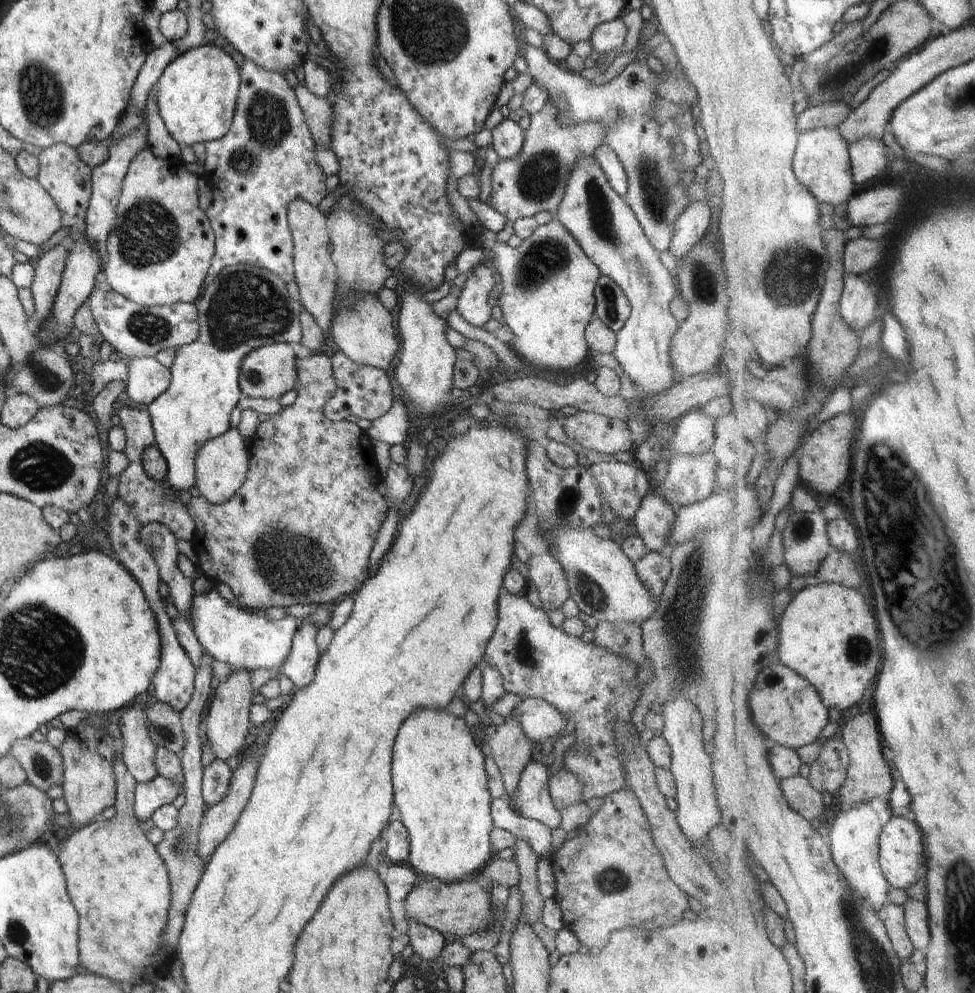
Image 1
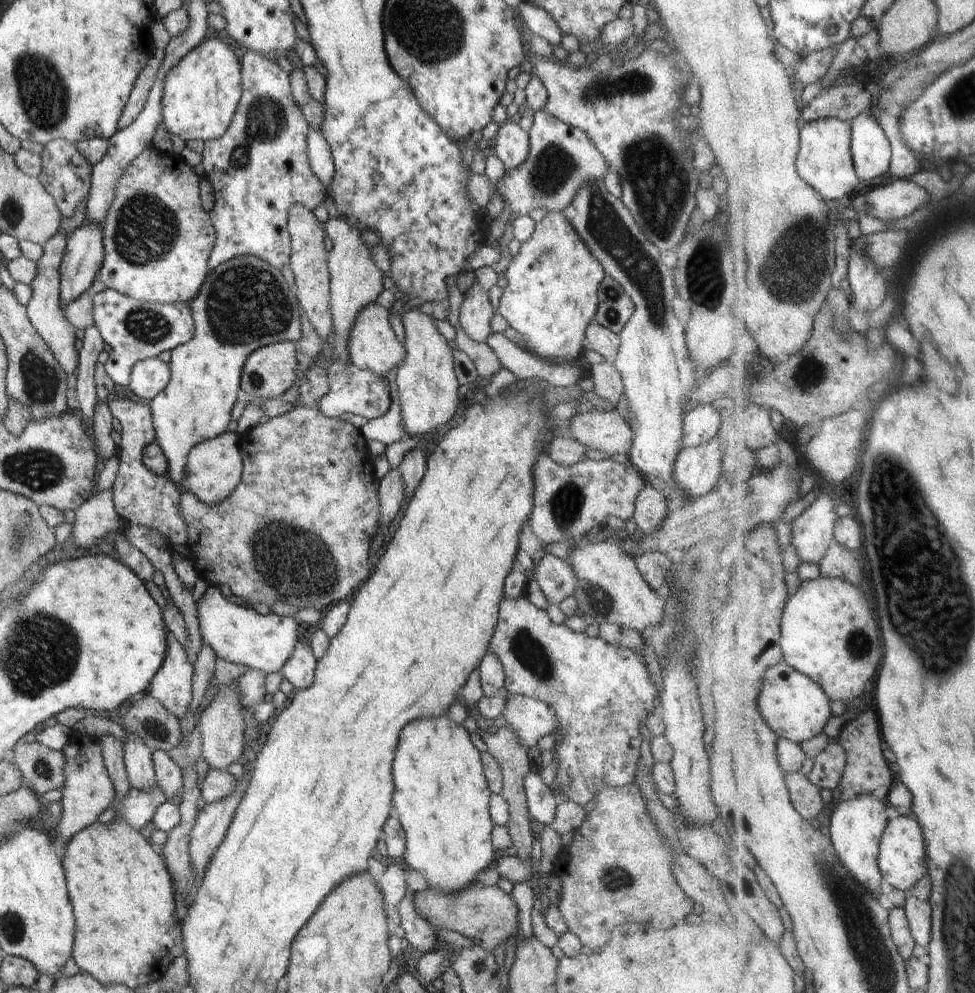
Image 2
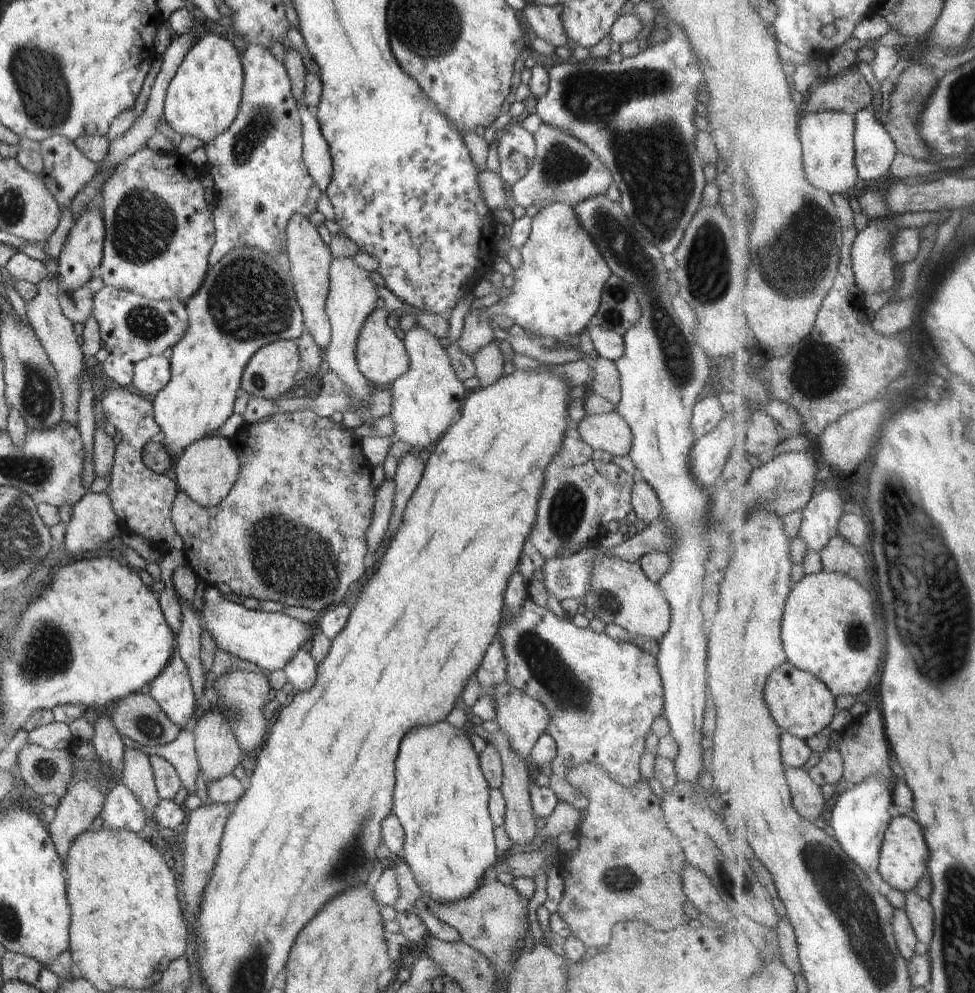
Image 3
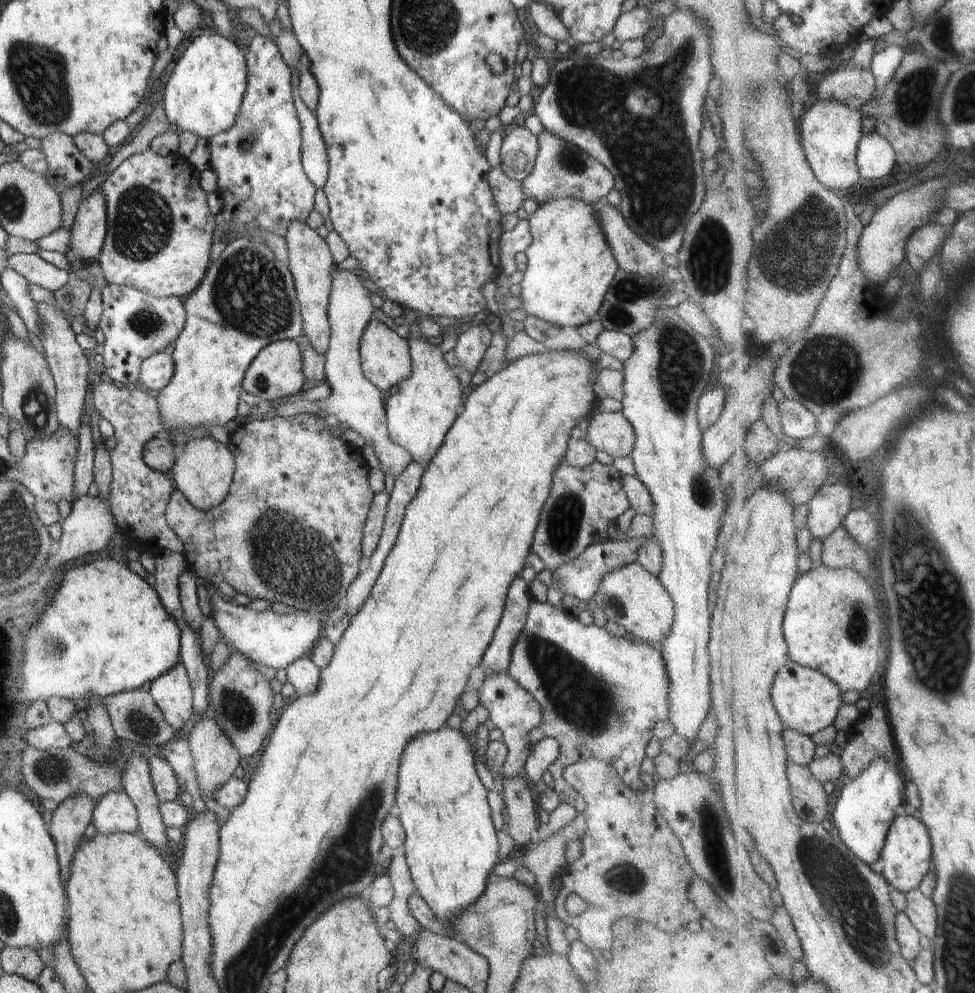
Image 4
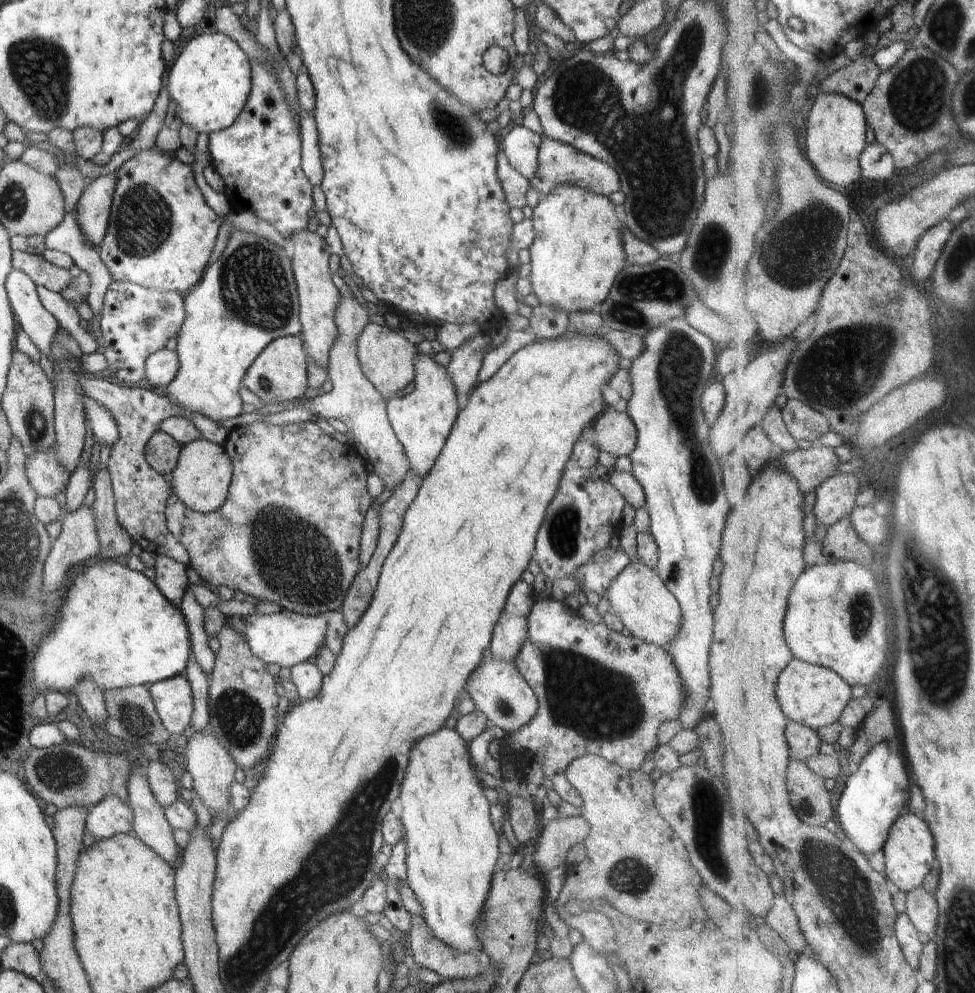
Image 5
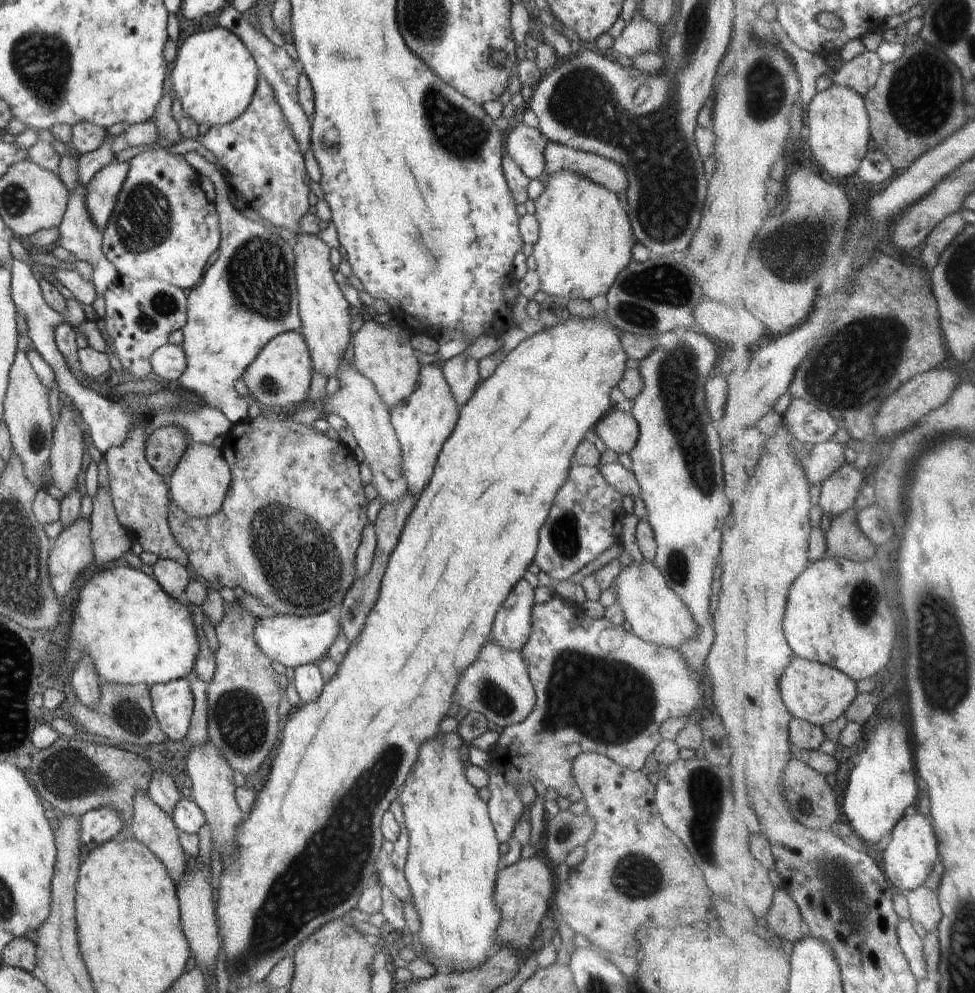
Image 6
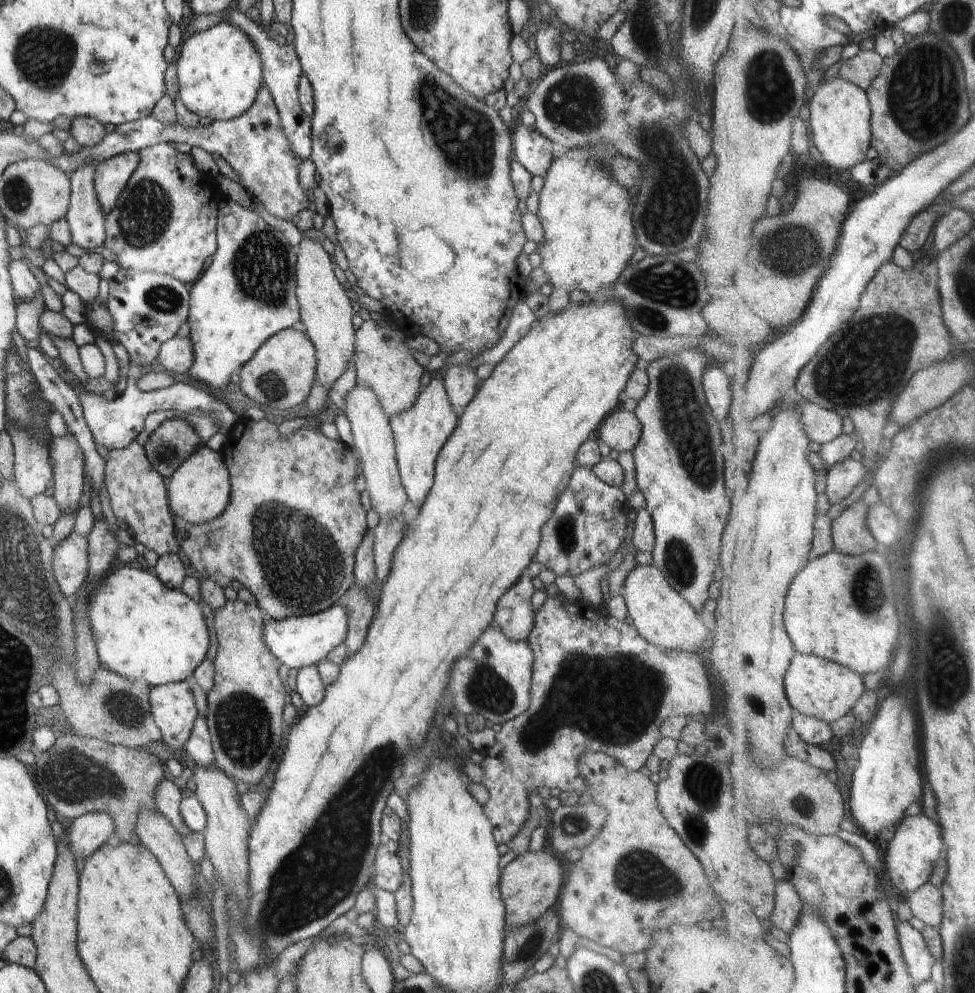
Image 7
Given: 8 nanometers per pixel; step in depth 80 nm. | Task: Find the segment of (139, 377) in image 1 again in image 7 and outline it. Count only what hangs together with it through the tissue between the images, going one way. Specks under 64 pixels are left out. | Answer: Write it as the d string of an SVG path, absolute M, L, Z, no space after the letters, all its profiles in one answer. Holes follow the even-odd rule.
M176 336L170 338L160 348L154 367L176 376L176 374L188 372L192 364L194 364L194 350L192 350L190 338Z

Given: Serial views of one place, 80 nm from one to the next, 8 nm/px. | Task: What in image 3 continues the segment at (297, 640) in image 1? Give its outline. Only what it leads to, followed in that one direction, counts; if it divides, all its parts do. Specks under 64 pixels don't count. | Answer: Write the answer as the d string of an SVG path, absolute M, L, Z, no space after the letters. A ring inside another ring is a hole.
M303 649L295 652L290 662L283 668L287 682L291 682L296 691L307 691L315 684L317 662Z

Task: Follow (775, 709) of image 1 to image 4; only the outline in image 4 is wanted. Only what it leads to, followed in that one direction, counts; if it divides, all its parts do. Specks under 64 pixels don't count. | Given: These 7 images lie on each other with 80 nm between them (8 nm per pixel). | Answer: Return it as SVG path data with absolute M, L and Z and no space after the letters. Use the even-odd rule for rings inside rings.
M791 661L779 672L776 688L772 690L772 696L776 696L776 708L780 708L780 716L784 716L788 728L799 730L811 737L836 722L844 704L843 693L844 690L831 676L796 661Z

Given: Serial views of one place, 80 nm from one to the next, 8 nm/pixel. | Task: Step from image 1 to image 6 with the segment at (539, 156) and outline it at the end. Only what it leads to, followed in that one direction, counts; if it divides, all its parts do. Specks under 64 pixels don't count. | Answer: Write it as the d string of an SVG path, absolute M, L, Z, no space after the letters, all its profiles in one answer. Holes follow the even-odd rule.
M548 141L543 152L545 167L538 180L545 184L550 176L560 171L578 173L613 193L627 191L627 174L614 161L600 155L585 153L572 147Z

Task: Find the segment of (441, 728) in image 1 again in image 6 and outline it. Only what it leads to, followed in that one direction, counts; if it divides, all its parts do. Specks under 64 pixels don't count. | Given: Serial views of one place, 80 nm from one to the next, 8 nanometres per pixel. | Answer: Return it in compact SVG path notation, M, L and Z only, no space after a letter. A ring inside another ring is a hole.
M441 733L420 745L417 762L399 794L409 836L407 859L402 871L408 880L421 929L414 939L421 946L424 960L438 972L467 973L487 962L496 950L496 927L500 920L494 896L498 861L502 859L487 803L465 775L467 763L460 757L462 736Z

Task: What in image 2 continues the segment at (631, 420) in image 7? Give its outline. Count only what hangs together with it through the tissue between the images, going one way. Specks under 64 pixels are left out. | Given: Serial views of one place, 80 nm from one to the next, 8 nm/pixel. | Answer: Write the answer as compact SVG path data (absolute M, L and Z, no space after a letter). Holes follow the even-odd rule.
M591 410L578 413L568 420L569 432L580 444L588 449L602 451L612 457L614 454L629 454L634 431L614 411L605 413Z

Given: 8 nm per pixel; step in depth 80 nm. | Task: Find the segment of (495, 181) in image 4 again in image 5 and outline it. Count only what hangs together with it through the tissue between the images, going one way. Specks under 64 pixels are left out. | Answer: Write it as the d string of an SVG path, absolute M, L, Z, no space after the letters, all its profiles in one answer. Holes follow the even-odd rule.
M500 150L497 154L496 176L509 208L524 208L526 195L531 189L530 183L509 165L508 159Z

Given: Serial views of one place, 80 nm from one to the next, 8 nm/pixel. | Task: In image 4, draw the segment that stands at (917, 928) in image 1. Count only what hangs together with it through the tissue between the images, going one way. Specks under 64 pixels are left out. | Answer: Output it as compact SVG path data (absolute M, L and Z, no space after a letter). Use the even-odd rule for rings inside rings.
M920 889L907 893L909 905L906 912L921 934L936 942L938 938L938 908L933 897L926 896Z

